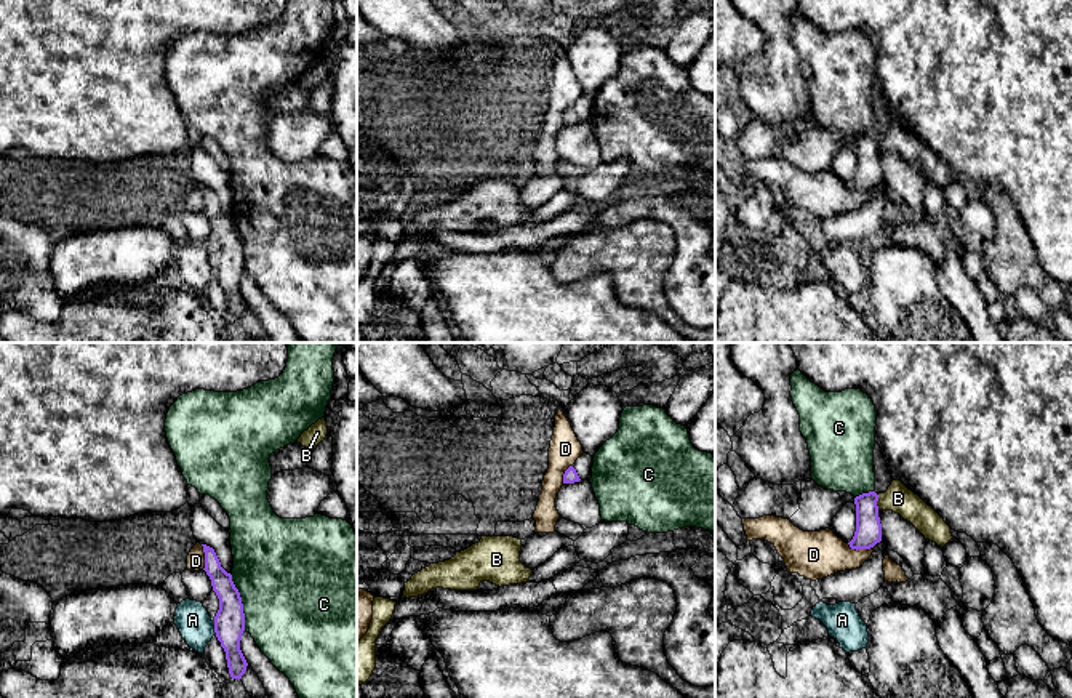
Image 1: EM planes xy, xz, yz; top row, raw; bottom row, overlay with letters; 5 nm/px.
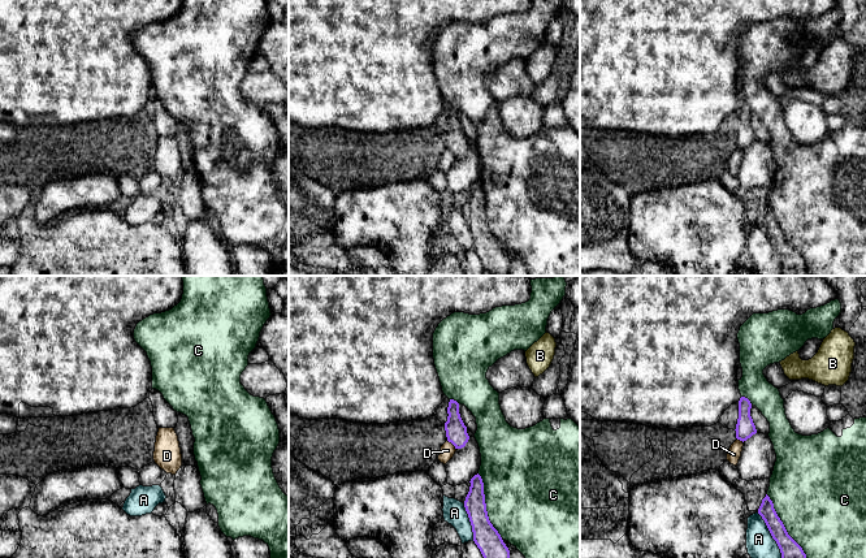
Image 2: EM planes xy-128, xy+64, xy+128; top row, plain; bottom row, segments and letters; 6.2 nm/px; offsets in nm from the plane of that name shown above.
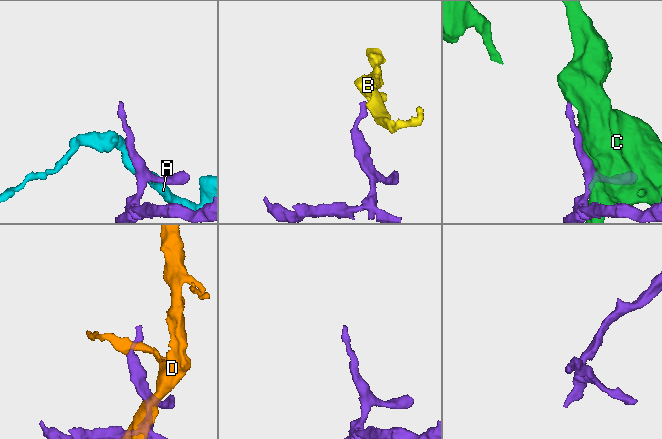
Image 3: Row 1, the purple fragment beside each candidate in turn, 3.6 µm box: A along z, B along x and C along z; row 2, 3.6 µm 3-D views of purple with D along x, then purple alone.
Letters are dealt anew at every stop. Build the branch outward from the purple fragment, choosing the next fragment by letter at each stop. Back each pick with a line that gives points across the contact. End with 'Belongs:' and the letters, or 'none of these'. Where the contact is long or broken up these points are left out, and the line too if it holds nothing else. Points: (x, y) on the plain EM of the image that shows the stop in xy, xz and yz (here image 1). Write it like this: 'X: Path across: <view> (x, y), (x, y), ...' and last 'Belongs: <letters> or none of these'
Belongs: none of these

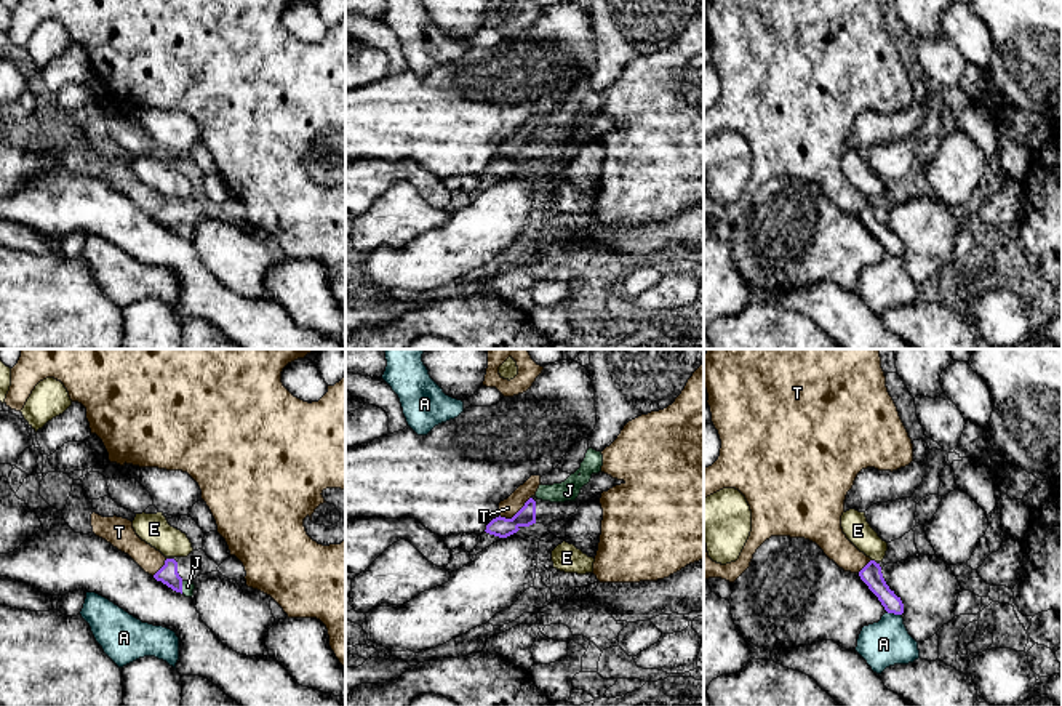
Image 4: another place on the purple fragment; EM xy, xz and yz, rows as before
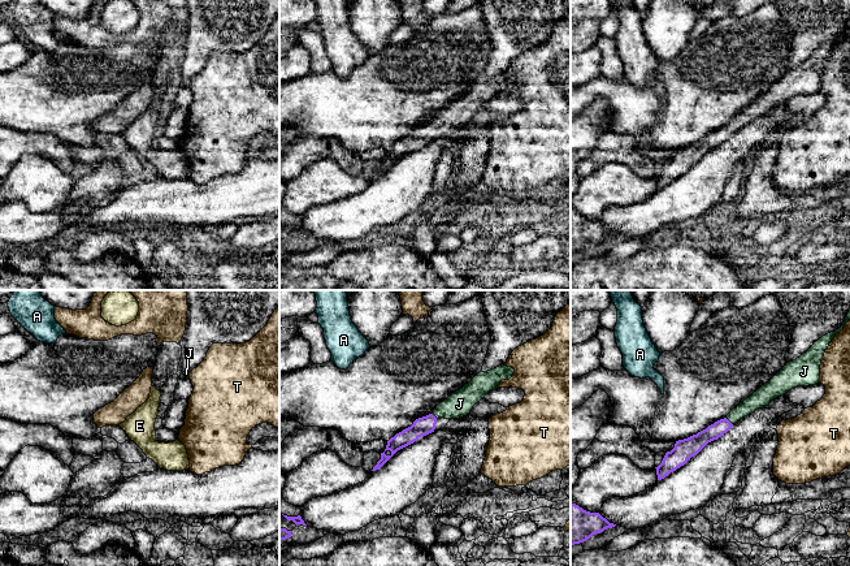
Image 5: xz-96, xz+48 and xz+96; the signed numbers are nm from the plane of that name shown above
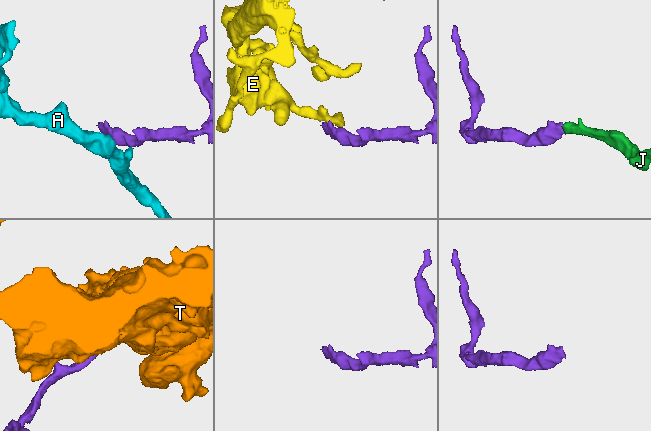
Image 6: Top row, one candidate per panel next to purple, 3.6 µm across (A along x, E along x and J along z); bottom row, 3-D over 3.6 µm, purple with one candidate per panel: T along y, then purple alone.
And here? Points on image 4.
J: Path across: xy (168, 216), (181, 229), (187, 228)
Belongs: J

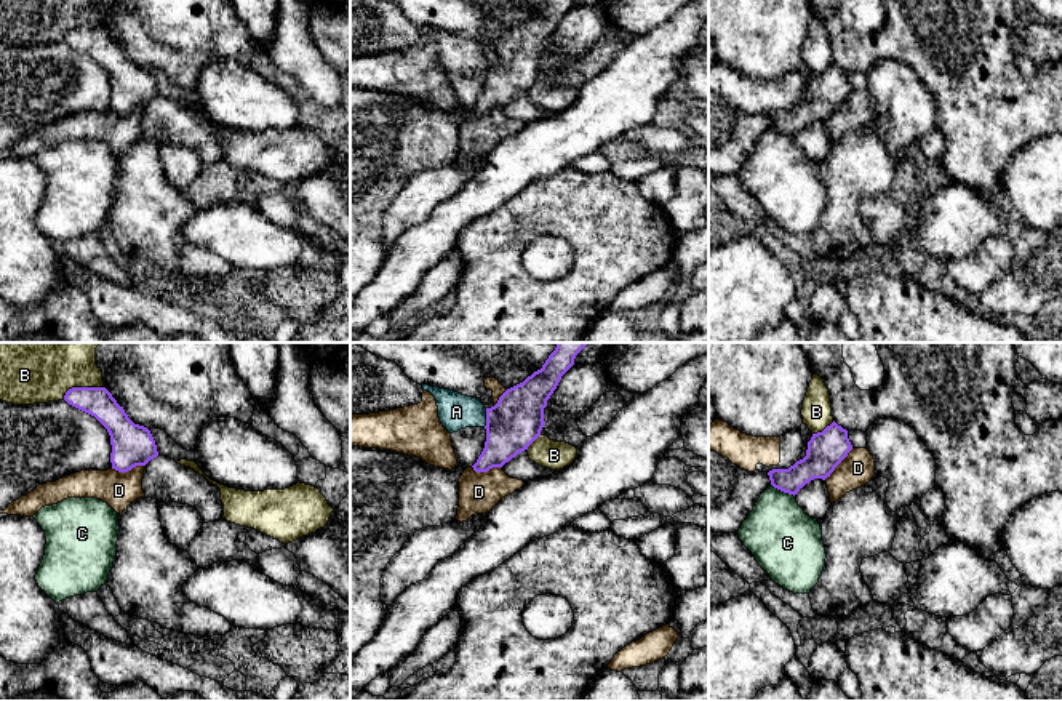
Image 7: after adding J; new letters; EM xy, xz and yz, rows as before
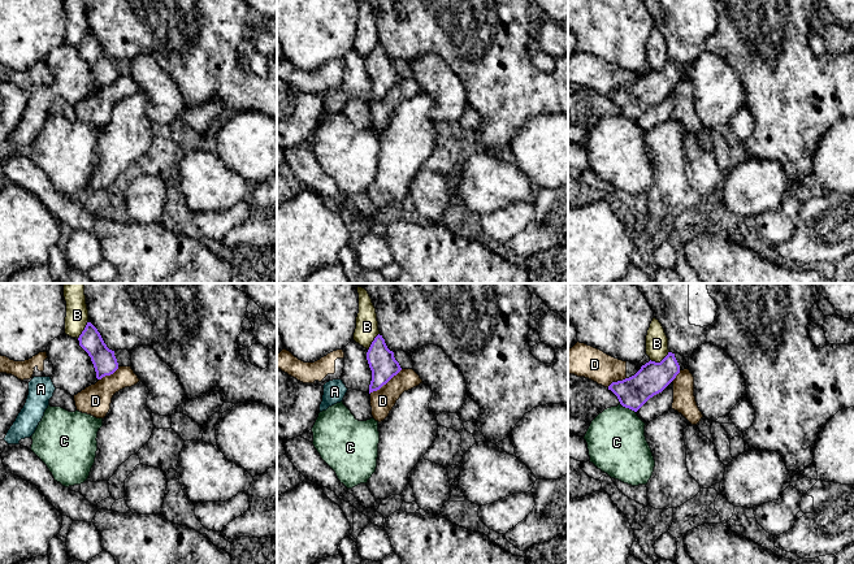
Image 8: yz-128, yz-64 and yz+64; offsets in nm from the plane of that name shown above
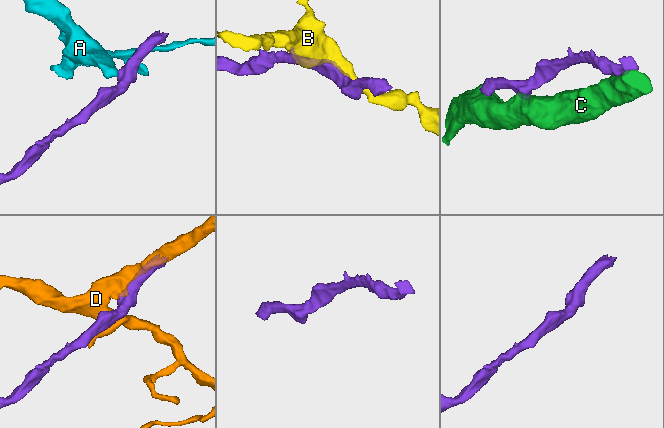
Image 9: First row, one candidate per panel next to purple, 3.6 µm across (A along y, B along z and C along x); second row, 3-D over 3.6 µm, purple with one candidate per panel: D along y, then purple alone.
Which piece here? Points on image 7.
Belongs: none of these

